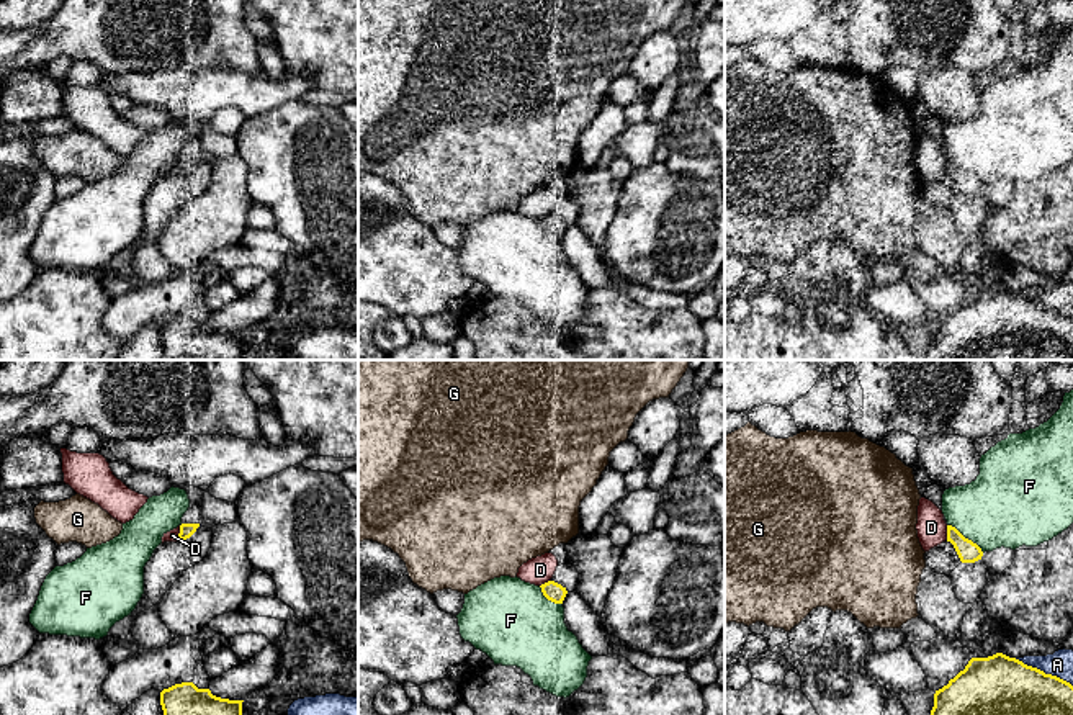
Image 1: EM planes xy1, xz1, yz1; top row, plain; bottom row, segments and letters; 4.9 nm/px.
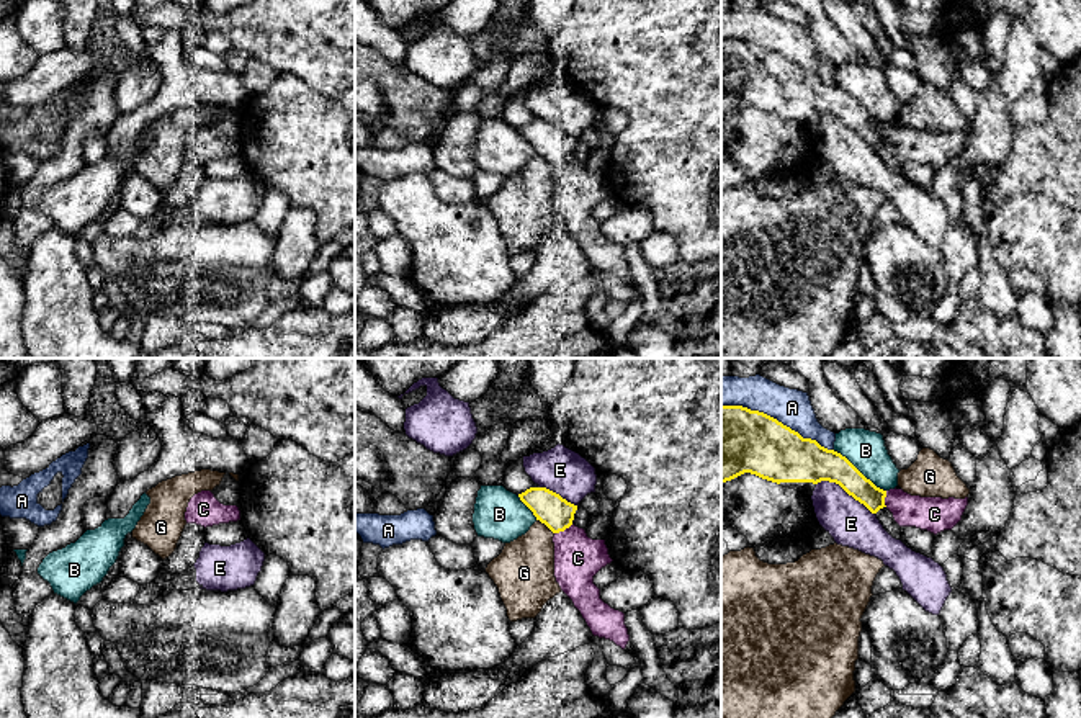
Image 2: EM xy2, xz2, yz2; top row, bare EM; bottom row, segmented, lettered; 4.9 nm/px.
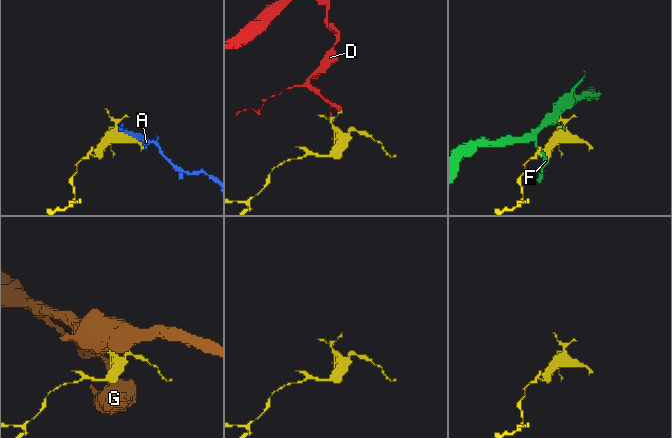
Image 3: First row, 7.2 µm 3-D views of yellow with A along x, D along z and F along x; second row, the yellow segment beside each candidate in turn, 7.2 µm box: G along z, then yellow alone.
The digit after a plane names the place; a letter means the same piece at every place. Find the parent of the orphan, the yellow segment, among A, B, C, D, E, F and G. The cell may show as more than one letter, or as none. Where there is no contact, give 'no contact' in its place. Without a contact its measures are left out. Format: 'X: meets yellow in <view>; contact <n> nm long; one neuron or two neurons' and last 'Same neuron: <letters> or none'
A: meets yellow in yz2; contact 600 nm long; two neurons
B: meets yellow in yz2; contact 340 nm long; two neurons
C: meets yellow in xz2; contact 110 nm long; one neuron
D: meets yellow in xy1; contact 80 nm long; two neurons
E: meets yellow in yz2; contact 320 nm long; two neurons
F: meets yellow in yz1; contact 240 nm long; two neurons
G: meets yellow in xz2; contact 120 nm long; two neurons
Same neuron: C

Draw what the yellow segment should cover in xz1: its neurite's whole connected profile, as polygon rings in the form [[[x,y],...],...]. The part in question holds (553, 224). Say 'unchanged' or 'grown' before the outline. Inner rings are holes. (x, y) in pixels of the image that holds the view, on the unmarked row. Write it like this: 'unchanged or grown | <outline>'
unchanged | [[[548,214],[541,218],[540,221],[541,221],[543,229],[554,237],[563,237],[568,227],[566,221],[563,221],[561,218],[554,214]]]

